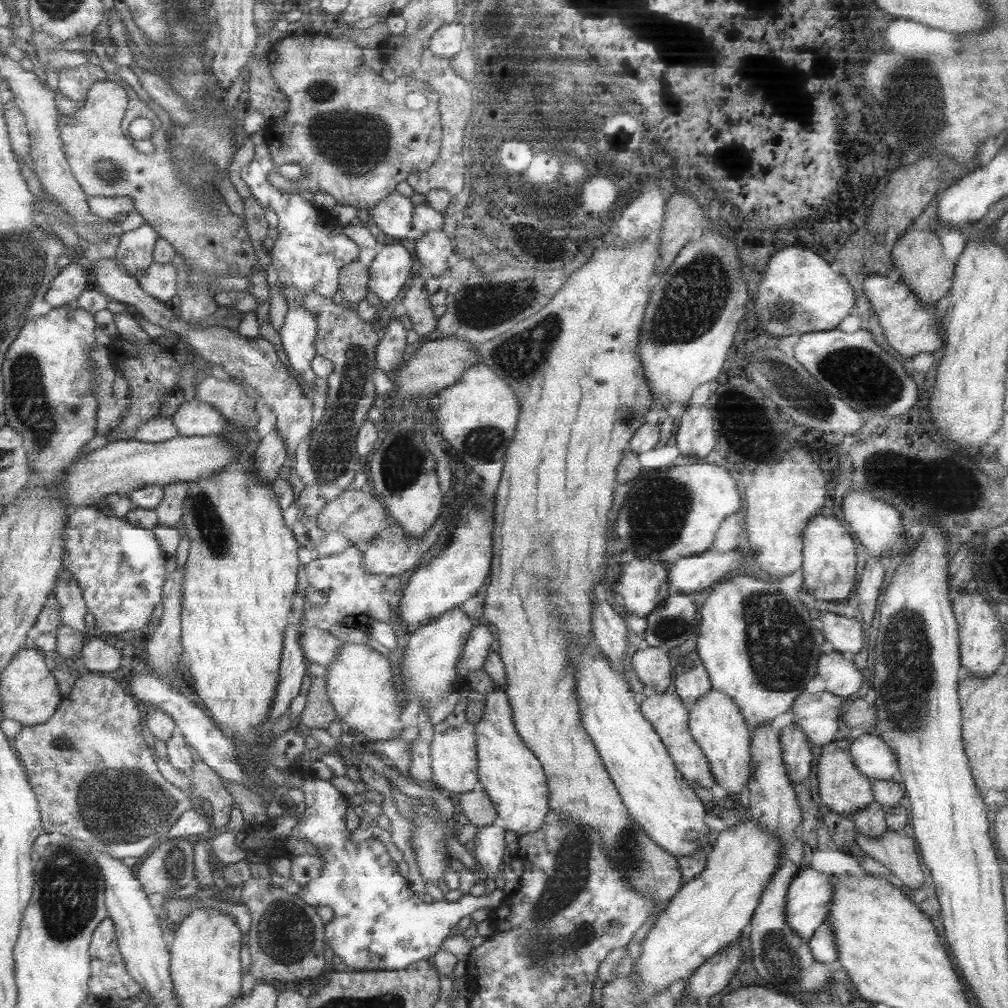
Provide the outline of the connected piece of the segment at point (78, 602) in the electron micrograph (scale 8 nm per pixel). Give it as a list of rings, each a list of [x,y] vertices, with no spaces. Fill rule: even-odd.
[[[75,577],[71,581],[64,579],[57,584],[55,593],[61,602],[63,624],[85,632],[88,628],[86,616],[90,614],[90,609],[82,585]]]

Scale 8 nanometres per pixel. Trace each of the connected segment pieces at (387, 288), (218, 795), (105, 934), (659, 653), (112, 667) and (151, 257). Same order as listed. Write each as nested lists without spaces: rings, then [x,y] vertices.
[[[403,244],[386,245],[376,256],[374,262],[371,264],[371,268],[371,292],[377,295],[381,301],[390,303],[400,296],[400,292],[406,288],[406,282],[414,278],[412,272],[412,270],[414,270],[414,254],[412,254],[412,251]]]
[[[195,750],[194,756],[196,762],[195,775],[192,777],[194,793],[212,804],[215,832],[211,838],[216,838],[220,832],[227,830],[228,824],[232,820],[235,799],[232,792],[224,786],[220,774],[208,766]]]
[[[108,918],[97,928],[91,947],[93,955],[93,978],[90,981],[93,999],[103,1002],[112,1000],[128,1000],[138,996],[145,988],[130,974],[125,957],[121,953],[117,939],[117,926],[112,918]]]
[[[647,647],[638,649],[632,657],[632,670],[636,678],[646,686],[652,686],[657,694],[662,694],[672,684],[672,664],[668,651]]]
[[[103,636],[89,639],[82,651],[80,668],[93,673],[116,672],[122,668],[122,649],[106,642]]]
[[[147,221],[138,230],[124,232],[118,247],[117,260],[132,277],[142,277],[155,263],[155,248],[161,234]]]

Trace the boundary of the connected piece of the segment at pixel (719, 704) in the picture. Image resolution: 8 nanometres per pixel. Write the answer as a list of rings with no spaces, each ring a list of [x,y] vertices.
[[[710,689],[699,696],[689,706],[689,731],[708,760],[710,772],[731,797],[738,796],[752,776],[752,760],[750,755],[751,730],[745,723],[738,705],[723,692]]]

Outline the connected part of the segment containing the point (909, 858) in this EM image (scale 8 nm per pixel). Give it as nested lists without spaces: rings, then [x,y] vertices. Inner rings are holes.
[[[887,830],[880,838],[868,838],[857,832],[857,843],[865,856],[883,864],[906,886],[917,890],[923,885],[925,872],[913,837]]]

